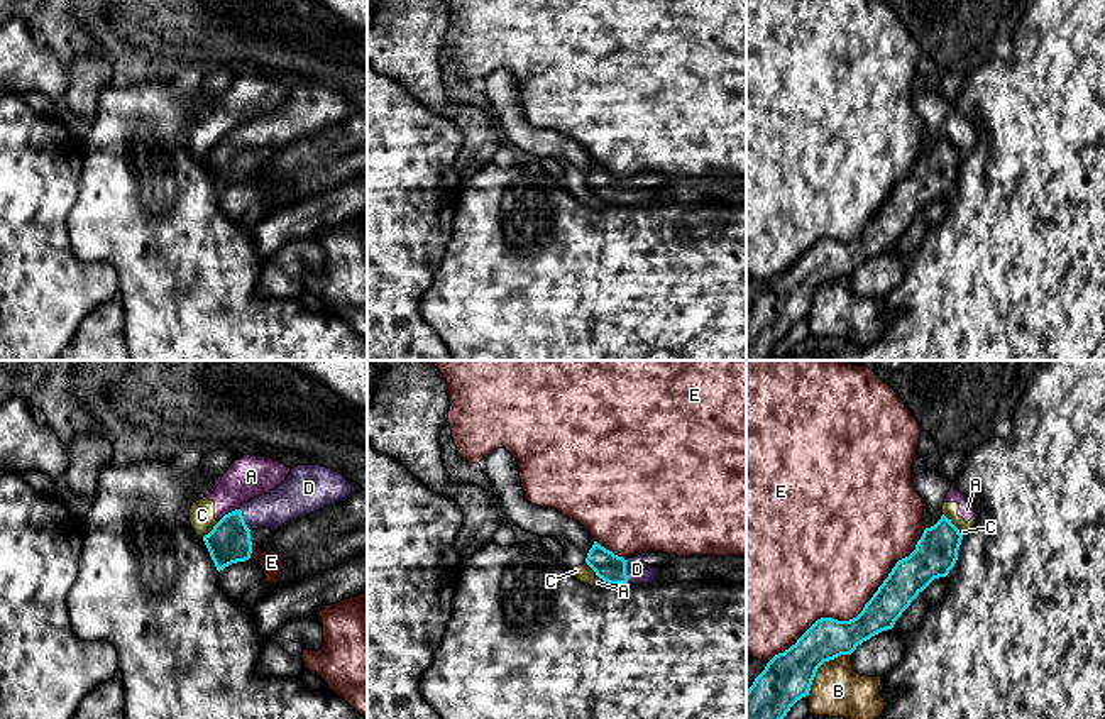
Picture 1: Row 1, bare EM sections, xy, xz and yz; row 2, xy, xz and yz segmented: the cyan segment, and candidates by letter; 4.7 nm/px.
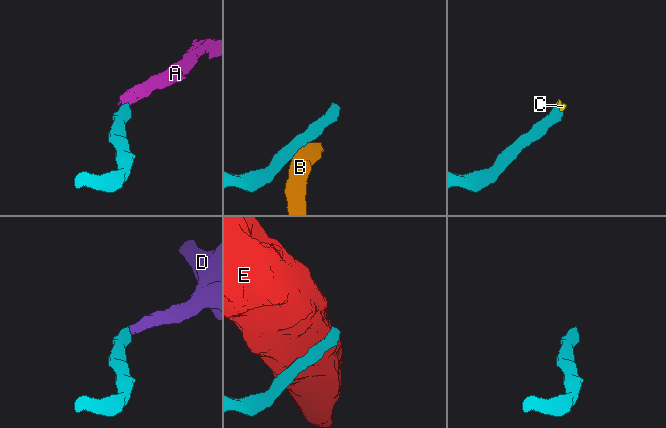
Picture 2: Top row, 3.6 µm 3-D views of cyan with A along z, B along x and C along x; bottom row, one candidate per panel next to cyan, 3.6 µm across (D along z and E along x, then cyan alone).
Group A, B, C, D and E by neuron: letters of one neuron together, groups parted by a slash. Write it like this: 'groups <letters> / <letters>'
groups A C / B / D / E

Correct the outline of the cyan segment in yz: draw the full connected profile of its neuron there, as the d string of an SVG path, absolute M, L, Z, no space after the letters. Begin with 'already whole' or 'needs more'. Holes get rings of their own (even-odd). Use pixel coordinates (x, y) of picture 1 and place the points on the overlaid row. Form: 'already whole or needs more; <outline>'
already whole; M944 514L934 526L926 528L915 550L895 563L888 577L856 617L849 621L833 617L817 619L795 645L775 655L767 663L765 670L746 690L746 719L783 719L797 700L809 695L816 672L824 661L841 655L851 655L863 641L892 629L902 612L934 579L949 574L958 560L961 540L963 535L959 530Z

